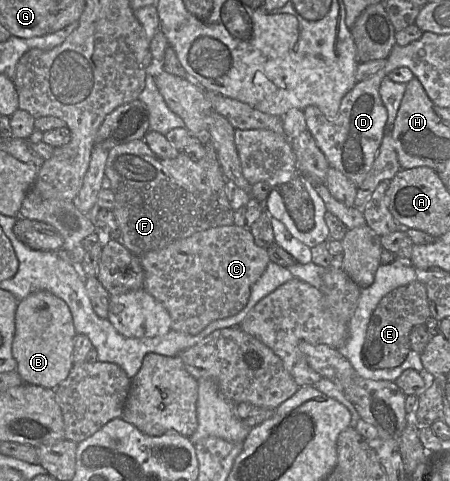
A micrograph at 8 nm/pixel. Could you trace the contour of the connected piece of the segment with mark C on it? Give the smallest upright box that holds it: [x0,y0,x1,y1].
[140,226,270,335]

